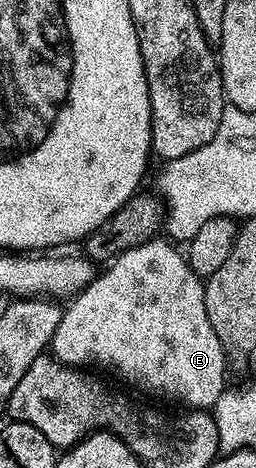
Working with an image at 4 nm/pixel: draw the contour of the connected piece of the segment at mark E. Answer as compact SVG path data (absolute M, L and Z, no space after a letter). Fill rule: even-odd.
M155 237L153 240L141 244L138 248L130 248L128 251L119 254L103 274L101 272L98 276L95 276L94 281L67 304L67 307L62 312L61 321L53 333L50 351L58 361L64 362L65 365L86 367L89 366L86 365L89 362L112 365L126 380L140 387L172 397L184 403L183 406L207 410L213 408L215 402L226 389L224 381L226 379L226 361L228 362L228 357L219 341L219 336L216 335L215 328L211 325L211 320L208 319L207 307L204 304L206 292L203 280L194 273L189 260L183 254L181 256L174 249L176 247L171 242L168 243L161 241L161 238Z

